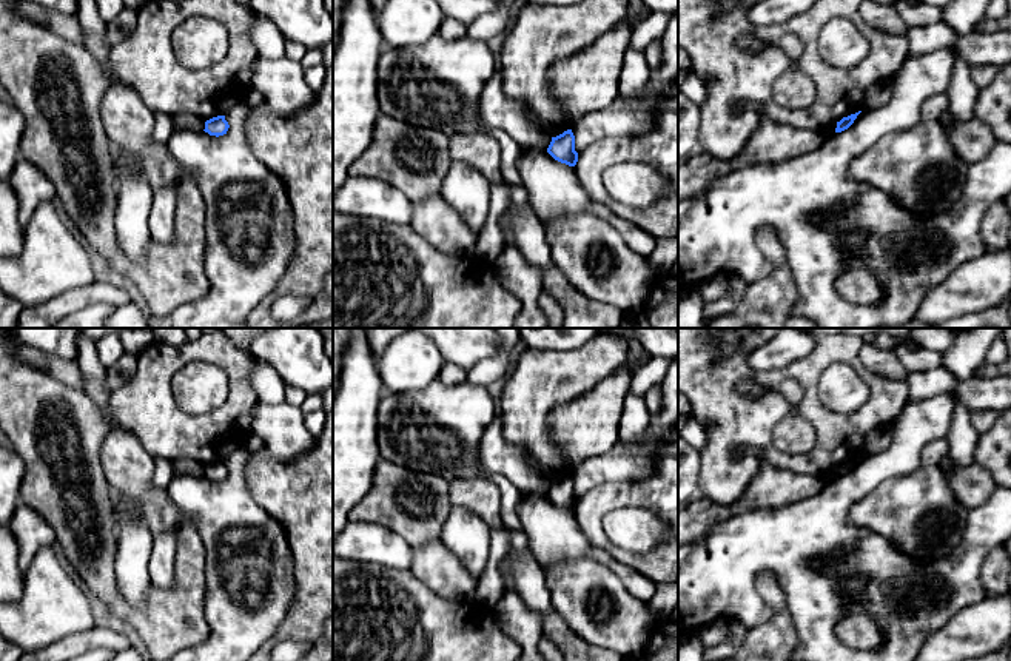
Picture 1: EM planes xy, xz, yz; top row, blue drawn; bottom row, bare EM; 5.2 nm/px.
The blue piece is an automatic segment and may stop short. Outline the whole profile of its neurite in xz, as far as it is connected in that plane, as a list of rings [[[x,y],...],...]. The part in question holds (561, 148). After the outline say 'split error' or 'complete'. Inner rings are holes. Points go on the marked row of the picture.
[[[567,129],[563,134],[552,137],[547,153],[555,160],[569,166],[575,166],[578,162],[578,153],[575,151],[575,136],[572,129]]] | complete

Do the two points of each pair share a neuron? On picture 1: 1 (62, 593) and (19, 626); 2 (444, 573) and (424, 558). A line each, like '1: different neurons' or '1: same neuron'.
1: same neuron
2: same neuron

